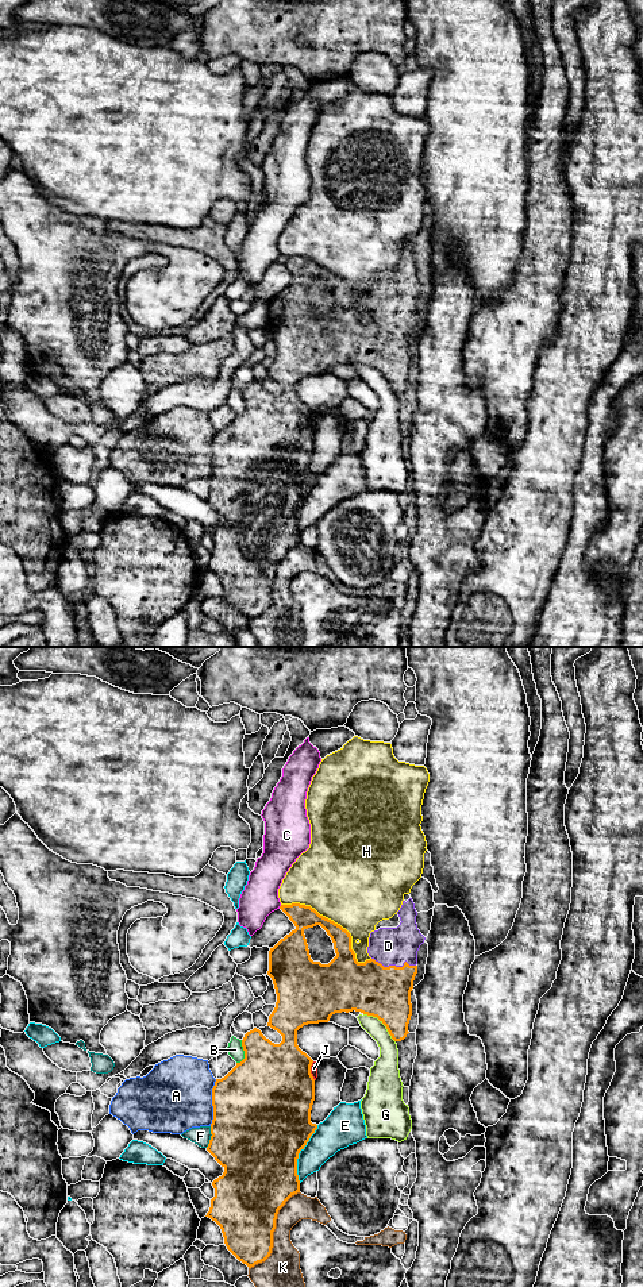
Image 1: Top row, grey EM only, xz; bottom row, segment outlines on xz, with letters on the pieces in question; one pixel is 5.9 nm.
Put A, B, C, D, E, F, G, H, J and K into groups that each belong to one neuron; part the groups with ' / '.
A / B / C / D / E / F / G / H / J / K

